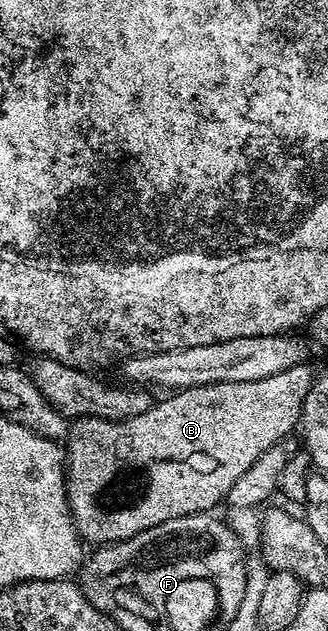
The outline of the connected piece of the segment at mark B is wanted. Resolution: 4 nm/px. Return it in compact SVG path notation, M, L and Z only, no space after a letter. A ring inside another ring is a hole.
M306 363L296 365L292 369L284 369L284 373L276 373L260 381L240 381L239 383L209 383L203 387L184 387L177 393L170 393L166 400L155 402L148 413L140 413L140 417L131 419L91 419L79 417L73 420L69 428L68 470L66 472L66 499L70 502L70 514L74 516L74 527L78 531L79 540L90 545L105 545L119 543L128 537L136 537L136 533L144 533L144 529L152 529L156 525L164 525L164 521L172 521L185 515L200 515L215 510L214 506L225 500L228 489L236 485L238 479L243 479L251 465L262 456L267 449L281 444L282 438L290 430L299 426L302 417L302 406L310 392L312 371Z

